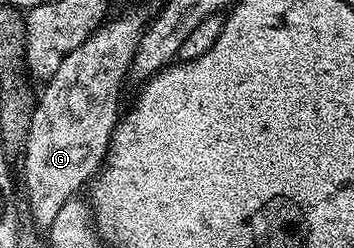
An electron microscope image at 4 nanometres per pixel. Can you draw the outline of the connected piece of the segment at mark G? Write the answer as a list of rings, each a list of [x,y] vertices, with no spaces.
[[[131,18],[110,19],[92,32],[88,40],[83,41],[75,50],[71,50],[59,62],[59,70],[40,90],[39,99],[31,115],[30,134],[27,135],[25,196],[29,199],[29,212],[32,223],[38,229],[48,230],[51,222],[55,222],[55,214],[63,210],[67,201],[74,199],[77,192],[86,187],[97,175],[109,152],[109,140],[117,126],[119,111],[117,99],[121,96],[121,83],[126,83],[131,58],[135,58],[135,50],[139,46],[139,38],[143,26]]]

